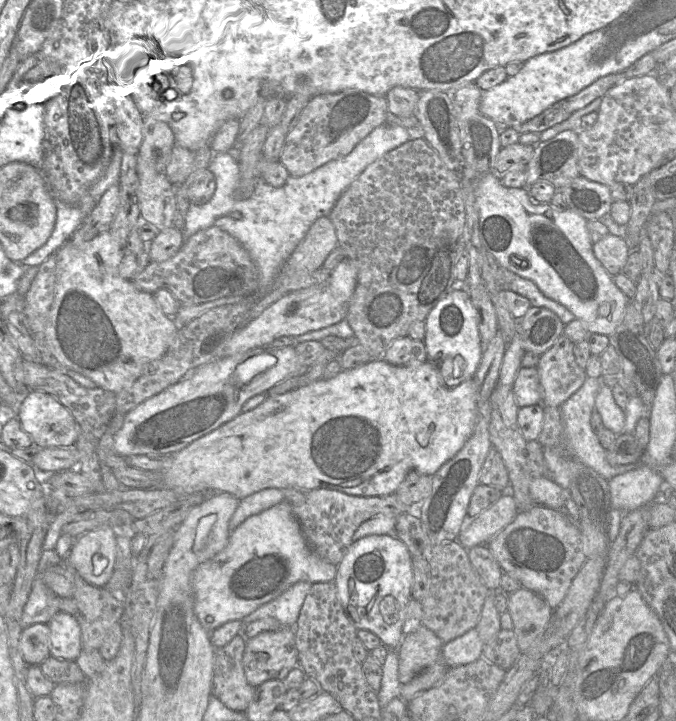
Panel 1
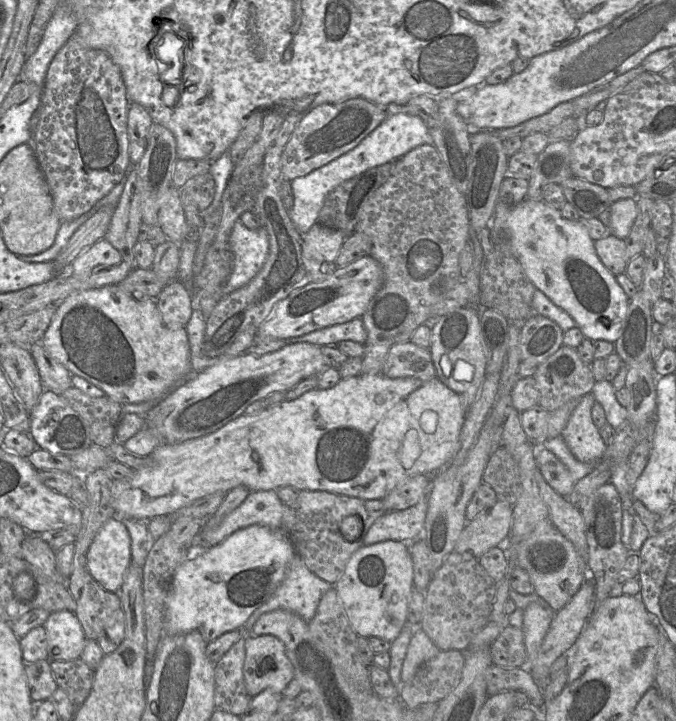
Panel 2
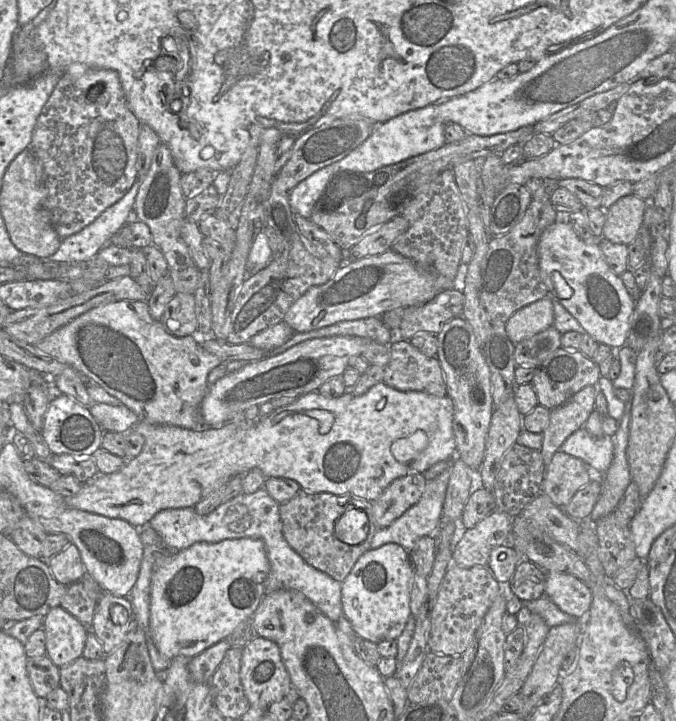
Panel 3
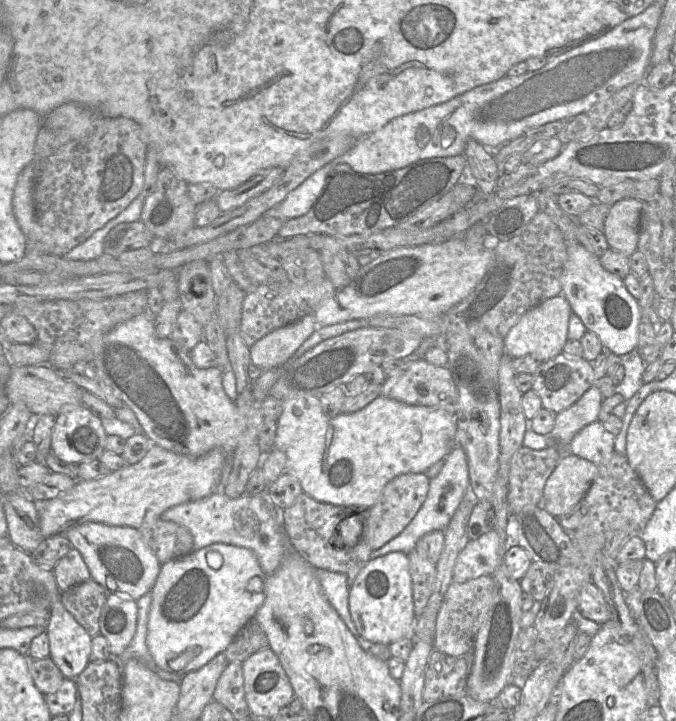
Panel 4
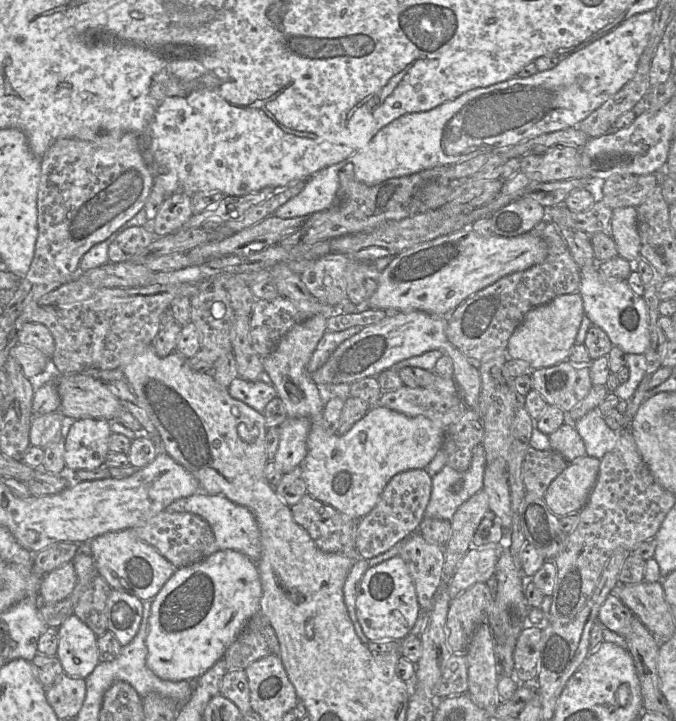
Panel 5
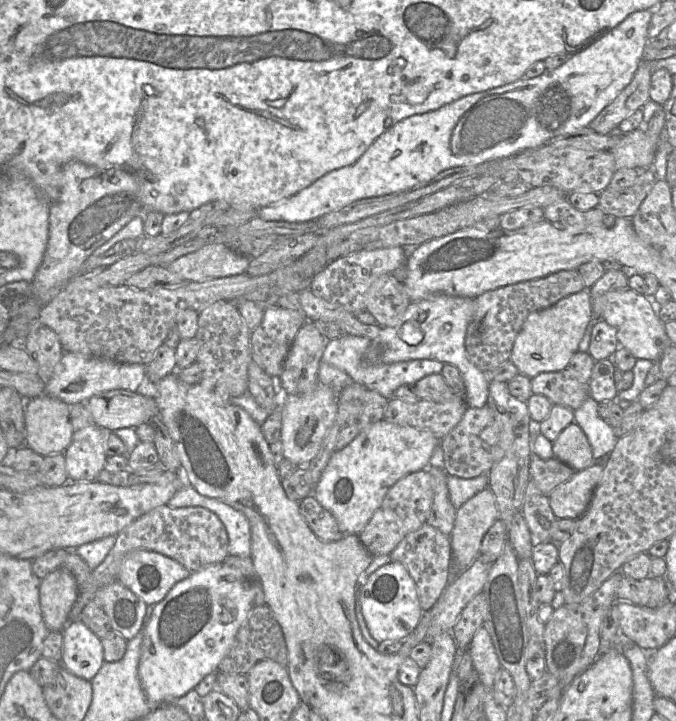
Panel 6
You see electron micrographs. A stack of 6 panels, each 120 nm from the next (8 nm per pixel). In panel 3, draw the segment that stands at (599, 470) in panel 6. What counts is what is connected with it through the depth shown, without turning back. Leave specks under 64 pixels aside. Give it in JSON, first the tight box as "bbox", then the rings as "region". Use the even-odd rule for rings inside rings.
{"bbox":[542,451,596,509],"region":[[[557,451],[547,467],[542,482],[542,493],[555,505],[564,509],[576,492],[593,477],[596,475],[583,460]]]}

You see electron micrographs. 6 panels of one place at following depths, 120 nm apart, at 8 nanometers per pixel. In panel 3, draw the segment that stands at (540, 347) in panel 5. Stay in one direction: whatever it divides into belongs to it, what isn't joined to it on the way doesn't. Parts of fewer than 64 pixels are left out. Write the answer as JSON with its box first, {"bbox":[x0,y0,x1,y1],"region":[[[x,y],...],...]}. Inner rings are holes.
{"bbox":[506,297,554,345],"region":[[[544,297],[516,311],[506,322],[508,338],[516,345],[553,326],[554,315],[552,300]]]}

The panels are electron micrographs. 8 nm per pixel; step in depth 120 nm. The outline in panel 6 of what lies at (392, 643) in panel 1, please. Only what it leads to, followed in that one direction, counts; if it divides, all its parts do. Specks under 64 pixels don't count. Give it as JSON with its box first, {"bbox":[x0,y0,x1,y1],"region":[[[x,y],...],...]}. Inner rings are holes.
{"bbox":[360,561,424,643],"region":[[[393,561],[368,577],[360,591],[360,603],[369,632],[378,643],[405,639],[415,630],[424,612],[413,578],[402,563]]]}

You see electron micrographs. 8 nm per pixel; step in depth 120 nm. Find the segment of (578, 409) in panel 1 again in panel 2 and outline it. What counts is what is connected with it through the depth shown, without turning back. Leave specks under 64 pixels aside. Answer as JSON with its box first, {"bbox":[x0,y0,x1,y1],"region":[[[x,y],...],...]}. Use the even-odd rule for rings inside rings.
{"bbox":[560,393,607,463],"region":[[[592,393],[582,396],[560,434],[573,456],[585,463],[602,460],[607,450],[607,445],[592,420],[594,403]]]}

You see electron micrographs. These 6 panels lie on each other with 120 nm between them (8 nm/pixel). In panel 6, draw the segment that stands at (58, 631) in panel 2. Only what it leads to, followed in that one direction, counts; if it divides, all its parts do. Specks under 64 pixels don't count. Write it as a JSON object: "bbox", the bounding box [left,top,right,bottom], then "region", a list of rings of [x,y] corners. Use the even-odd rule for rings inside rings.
{"bbox":[61,621,104,680],"region":[[[69,621],[62,630],[61,665],[69,672],[91,680],[104,662],[101,639],[82,621]]]}

